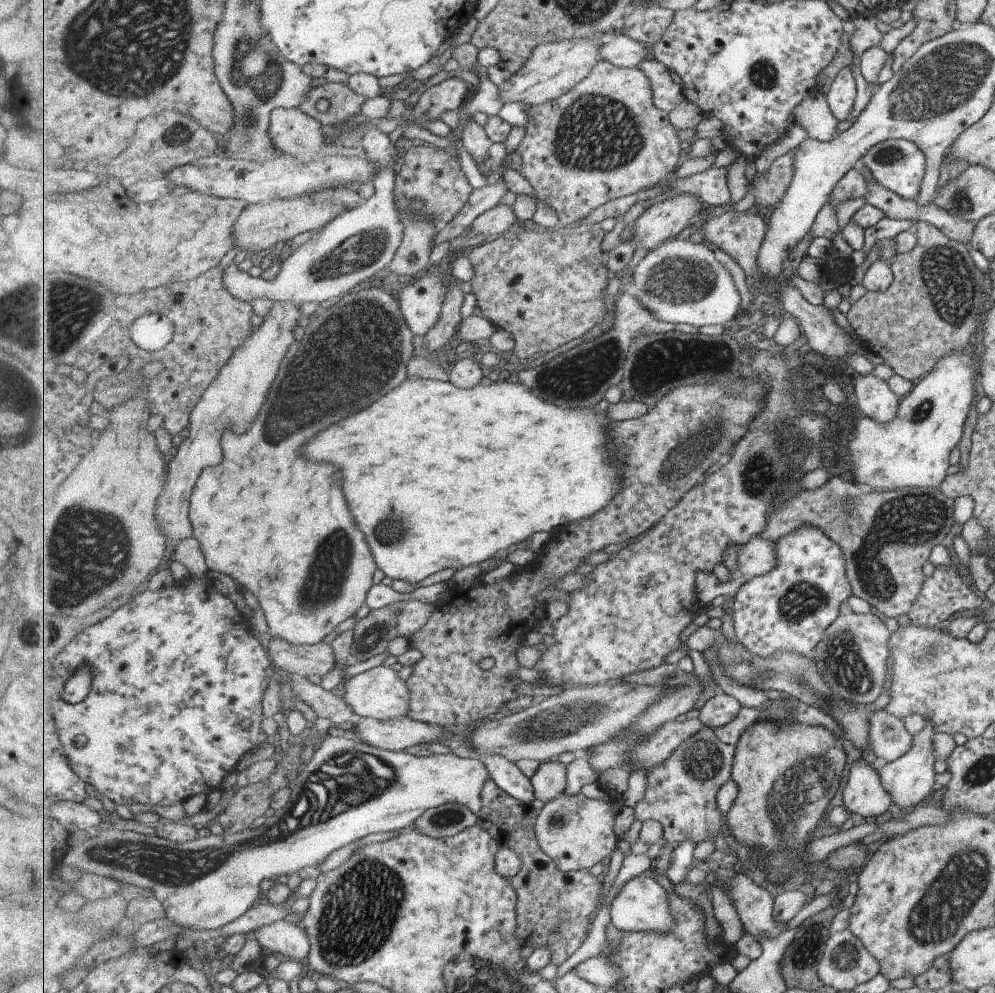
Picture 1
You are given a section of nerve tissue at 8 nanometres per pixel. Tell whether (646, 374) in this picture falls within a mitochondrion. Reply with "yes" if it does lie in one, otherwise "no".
yes

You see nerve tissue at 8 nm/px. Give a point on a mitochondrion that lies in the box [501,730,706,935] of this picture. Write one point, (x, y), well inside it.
(560, 822)

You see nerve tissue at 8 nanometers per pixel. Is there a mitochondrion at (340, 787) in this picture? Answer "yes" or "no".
yes

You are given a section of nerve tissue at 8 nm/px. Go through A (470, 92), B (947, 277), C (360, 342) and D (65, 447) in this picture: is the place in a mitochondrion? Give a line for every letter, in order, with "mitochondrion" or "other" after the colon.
A: other
B: mitochondrion
C: mitochondrion
D: other

